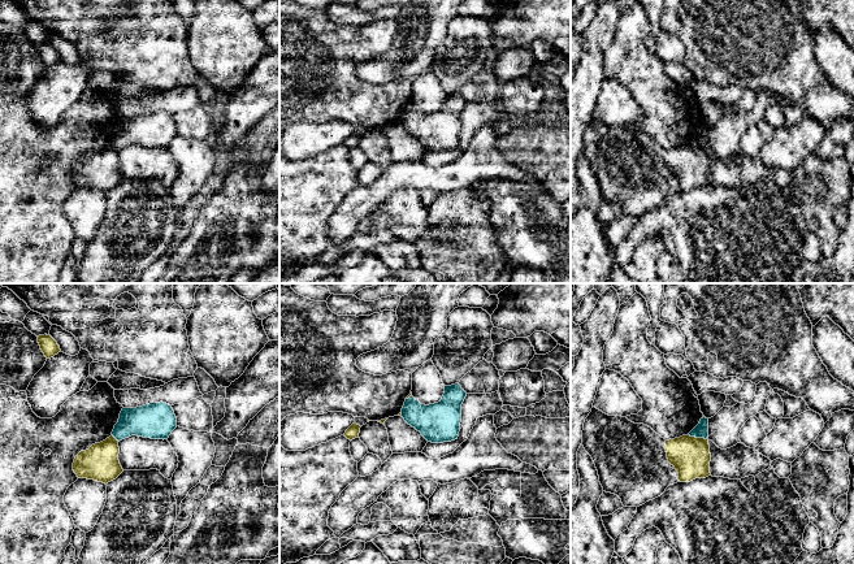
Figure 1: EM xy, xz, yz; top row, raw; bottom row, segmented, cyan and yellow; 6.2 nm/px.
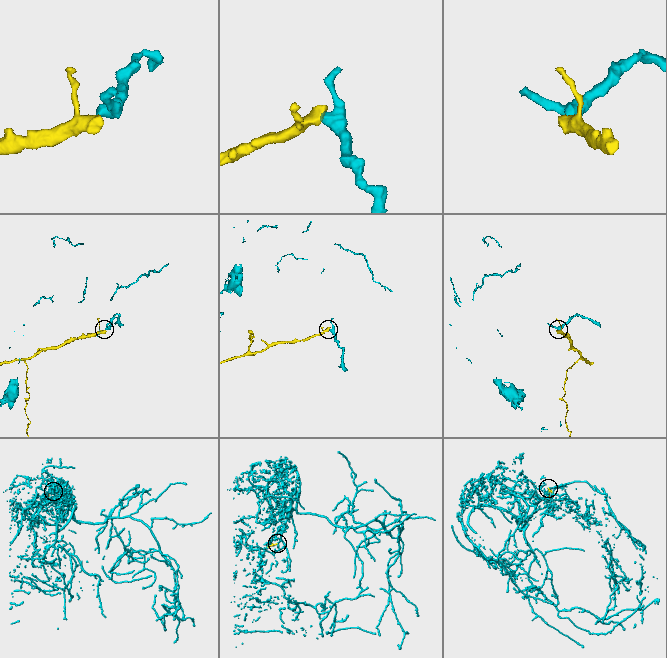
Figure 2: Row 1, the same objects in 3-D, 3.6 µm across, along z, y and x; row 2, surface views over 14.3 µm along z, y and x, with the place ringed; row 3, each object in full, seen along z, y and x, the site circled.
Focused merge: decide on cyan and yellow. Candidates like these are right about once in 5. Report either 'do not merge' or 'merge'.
do not merge

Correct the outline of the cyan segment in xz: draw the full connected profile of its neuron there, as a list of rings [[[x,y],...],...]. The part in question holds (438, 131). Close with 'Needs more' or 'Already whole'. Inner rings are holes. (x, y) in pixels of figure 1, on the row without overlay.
[[[459,92],[445,95],[442,108],[434,113],[425,114],[409,105],[402,117],[402,126],[428,151],[451,151],[459,146],[465,105],[467,101]]]. Already whole

